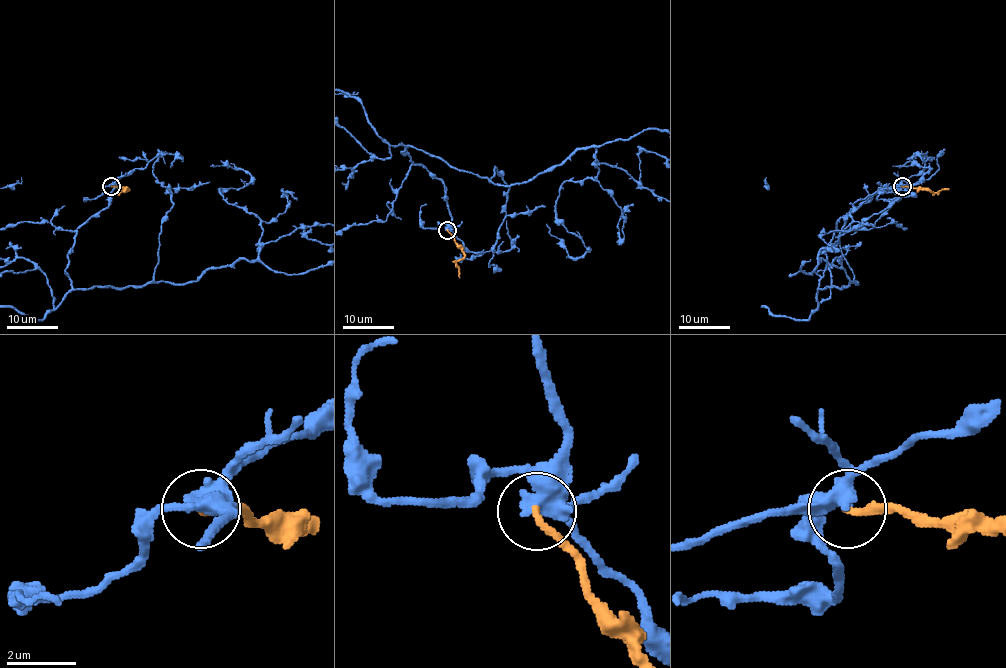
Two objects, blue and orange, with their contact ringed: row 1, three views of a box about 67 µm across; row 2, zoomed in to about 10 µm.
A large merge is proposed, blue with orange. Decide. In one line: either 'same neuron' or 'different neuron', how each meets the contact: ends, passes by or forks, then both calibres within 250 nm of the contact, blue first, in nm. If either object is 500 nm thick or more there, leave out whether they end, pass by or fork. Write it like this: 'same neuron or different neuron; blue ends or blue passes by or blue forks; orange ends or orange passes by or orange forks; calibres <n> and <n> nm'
different neuron; blue passes by; orange ends; calibres 440 and 220 nm

